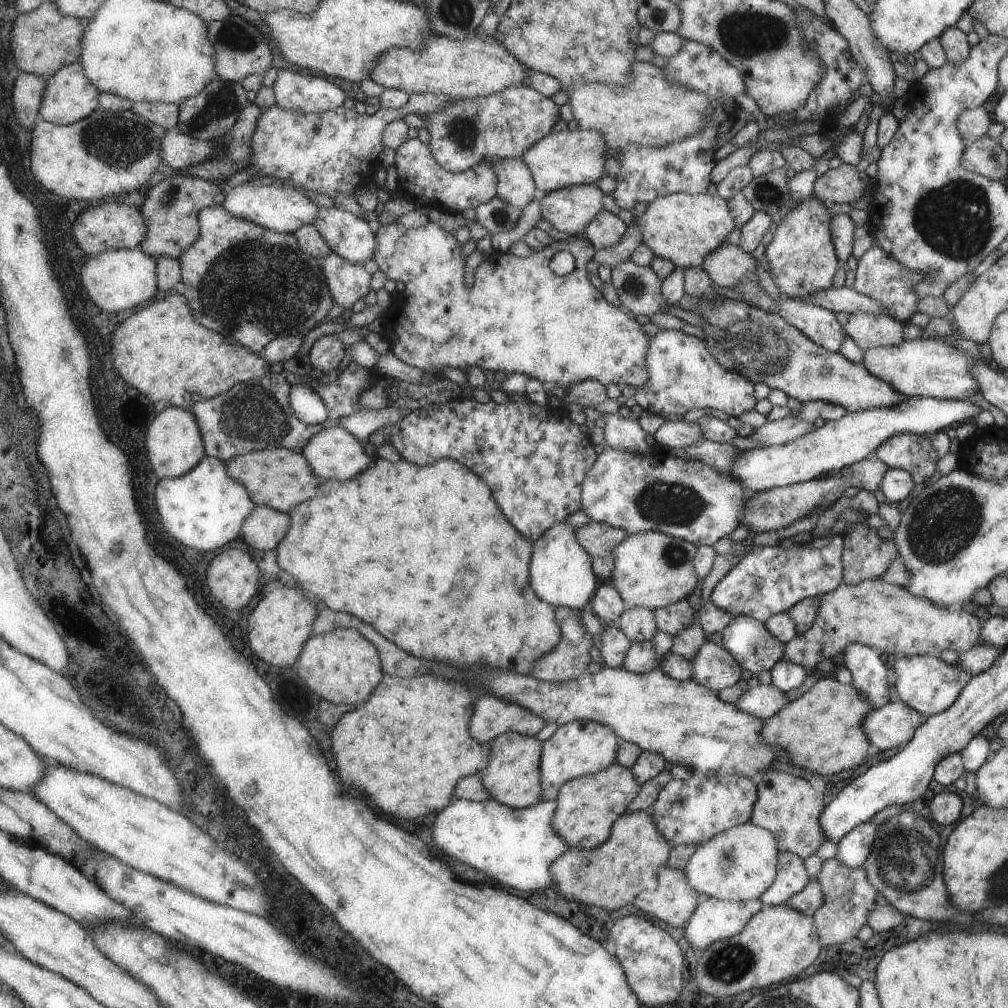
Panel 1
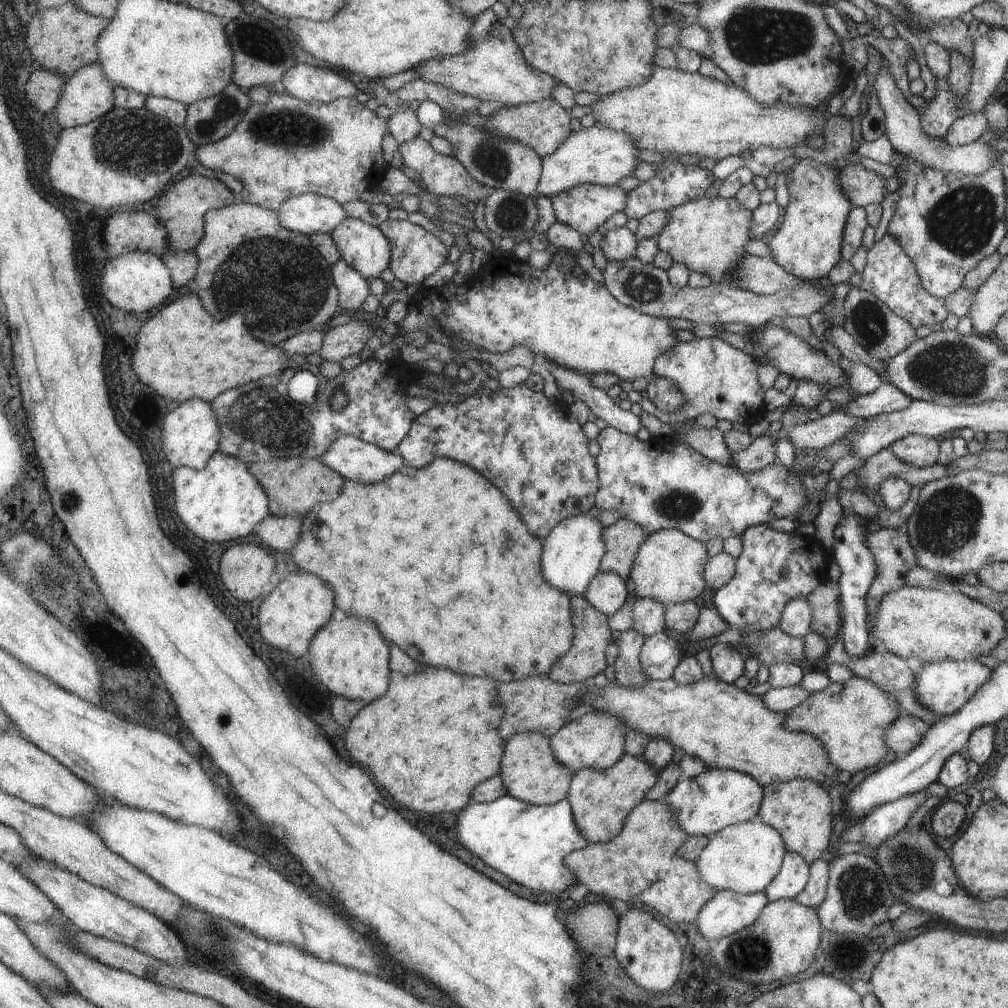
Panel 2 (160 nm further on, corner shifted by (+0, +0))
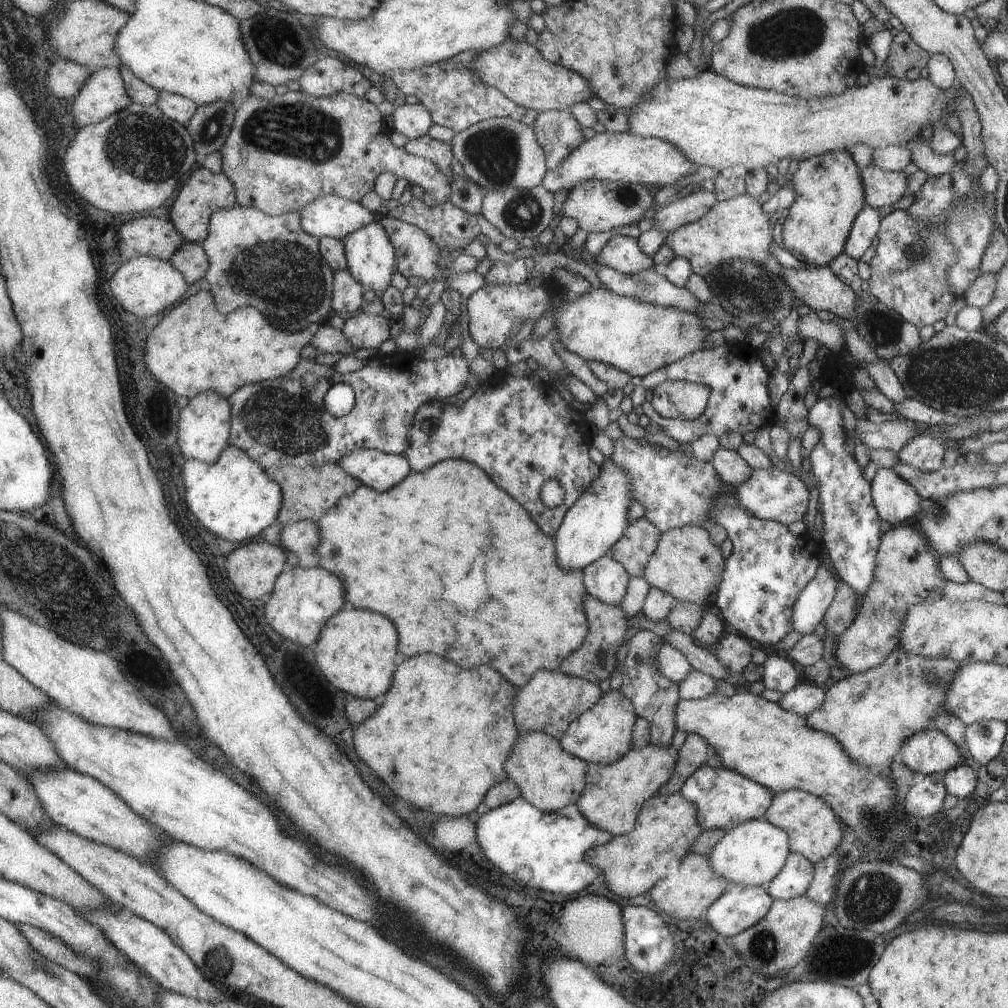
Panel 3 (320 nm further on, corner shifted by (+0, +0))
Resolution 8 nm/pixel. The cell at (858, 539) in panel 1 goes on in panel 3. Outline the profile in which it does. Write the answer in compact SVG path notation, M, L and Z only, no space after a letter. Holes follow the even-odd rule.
M892 525L888 526L885 534L881 536L880 547L877 548L876 554L876 571L873 573L872 582L869 583L868 590L864 592L860 607L856 610L855 618L853 622L838 636L837 647L835 648L835 660L840 664L840 668L846 673L858 673L868 668L874 667L879 664L885 657L888 656L889 652L895 648L900 642L900 632L902 631L902 623L906 618L906 613L912 605L920 605L921 603L927 603L930 600L941 598L940 593L942 587L946 584L946 579L943 578L943 573L939 571L937 556L932 556L927 550L929 548L928 542L925 540L925 536L919 532L919 530L913 530L909 526Z

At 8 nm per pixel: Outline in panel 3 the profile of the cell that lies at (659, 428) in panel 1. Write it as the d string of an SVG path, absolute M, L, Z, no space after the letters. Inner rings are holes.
M721 446L713 454L710 463L725 485L740 485L753 472L747 461L736 450L730 451Z

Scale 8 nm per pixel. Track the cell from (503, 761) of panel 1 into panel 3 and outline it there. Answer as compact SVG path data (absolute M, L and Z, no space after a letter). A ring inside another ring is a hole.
M541 731L520 734L504 765L508 778L521 787L522 796L541 811L557 811L568 804L575 804L585 788L588 763L565 752L560 741Z

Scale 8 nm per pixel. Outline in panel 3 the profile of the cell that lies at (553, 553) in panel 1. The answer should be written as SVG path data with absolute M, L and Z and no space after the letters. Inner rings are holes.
M609 457L599 465L596 479L564 515L560 528L552 536L557 556L561 556L561 568L566 571L582 569L594 560L609 554L611 548L628 528L625 514L632 500L632 478Z

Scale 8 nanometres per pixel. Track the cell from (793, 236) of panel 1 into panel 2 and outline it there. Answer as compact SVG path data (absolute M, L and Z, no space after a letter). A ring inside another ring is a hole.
M803 159L794 164L787 172L787 188L789 202L782 212L783 220L769 240L771 258L791 276L817 282L841 260L845 220L853 207L837 184L837 169L820 161Z

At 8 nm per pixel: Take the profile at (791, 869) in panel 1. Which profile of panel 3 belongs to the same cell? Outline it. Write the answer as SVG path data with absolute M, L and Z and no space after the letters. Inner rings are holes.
M789 852L787 862L775 879L765 885L772 899L789 900L808 890L815 872L815 865L801 853Z

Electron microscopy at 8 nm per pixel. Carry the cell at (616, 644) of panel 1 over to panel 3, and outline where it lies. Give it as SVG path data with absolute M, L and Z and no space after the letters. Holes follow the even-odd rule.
M638 630L626 642L627 654L621 664L622 678L618 688L625 697L632 701L637 716L643 717L650 725L650 743L669 745L676 730L676 708L679 698L677 682L662 676L657 666L657 652L661 638L648 630Z

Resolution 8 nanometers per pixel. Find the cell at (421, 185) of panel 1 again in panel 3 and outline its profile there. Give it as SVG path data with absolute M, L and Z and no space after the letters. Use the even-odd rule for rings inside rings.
M423 135L418 139L408 139L404 145L409 154L431 159L451 180L455 156L451 150L451 143L443 142Z

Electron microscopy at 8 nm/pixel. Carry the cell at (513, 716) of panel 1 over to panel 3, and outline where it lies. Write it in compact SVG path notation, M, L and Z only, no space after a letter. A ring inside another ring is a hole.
M540 669L524 687L518 688L516 715L521 734L541 731L558 741L582 713L591 708L602 694L599 685L582 678L566 675L558 670Z

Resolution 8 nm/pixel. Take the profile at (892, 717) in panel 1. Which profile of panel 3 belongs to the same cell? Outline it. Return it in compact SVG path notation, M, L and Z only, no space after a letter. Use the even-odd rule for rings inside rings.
M933 727L906 739L899 753L903 766L917 778L939 771L943 774L956 765L963 764L957 744Z

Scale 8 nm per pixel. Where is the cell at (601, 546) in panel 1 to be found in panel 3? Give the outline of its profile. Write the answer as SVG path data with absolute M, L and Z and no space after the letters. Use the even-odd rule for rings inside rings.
M644 516L628 524L623 536L609 551L609 556L619 561L629 578L641 577L652 552L656 550L661 532Z

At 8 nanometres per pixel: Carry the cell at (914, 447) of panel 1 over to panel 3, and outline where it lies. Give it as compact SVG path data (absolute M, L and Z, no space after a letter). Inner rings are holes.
M919 434L904 443L896 458L904 465L923 472L935 472L941 466L946 445L928 434Z

